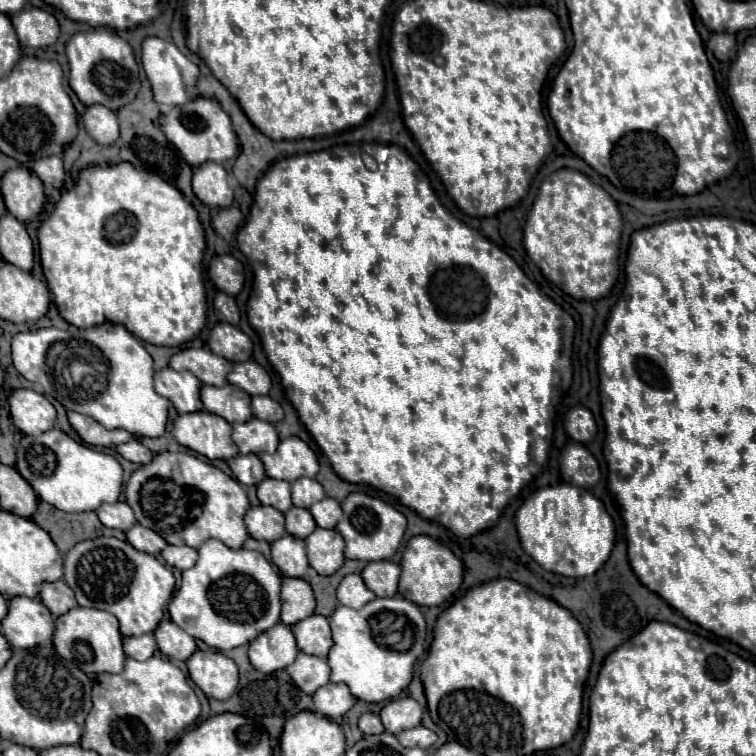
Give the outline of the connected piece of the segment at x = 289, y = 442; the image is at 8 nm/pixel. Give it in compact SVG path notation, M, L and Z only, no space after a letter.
M288 436L278 444L274 454L262 454L260 458L266 474L276 480L294 482L300 476L314 478L320 470L314 450L298 436Z

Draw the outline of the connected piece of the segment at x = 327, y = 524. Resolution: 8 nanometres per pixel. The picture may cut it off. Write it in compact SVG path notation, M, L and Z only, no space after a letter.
M326 496L324 500L312 504L310 514L314 516L314 520L320 528L334 528L336 522L340 520L340 516L342 516L342 508L340 508L340 502Z

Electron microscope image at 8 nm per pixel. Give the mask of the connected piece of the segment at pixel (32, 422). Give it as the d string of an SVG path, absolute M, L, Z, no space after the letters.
M30 388L14 390L8 398L8 404L14 426L24 434L38 436L50 430L56 422L56 408L44 394L38 394Z

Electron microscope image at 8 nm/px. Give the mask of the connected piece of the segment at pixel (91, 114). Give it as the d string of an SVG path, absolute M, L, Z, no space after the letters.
M94 104L88 106L82 122L86 126L86 132L100 144L114 144L118 140L118 118L116 114L102 106L102 104Z

